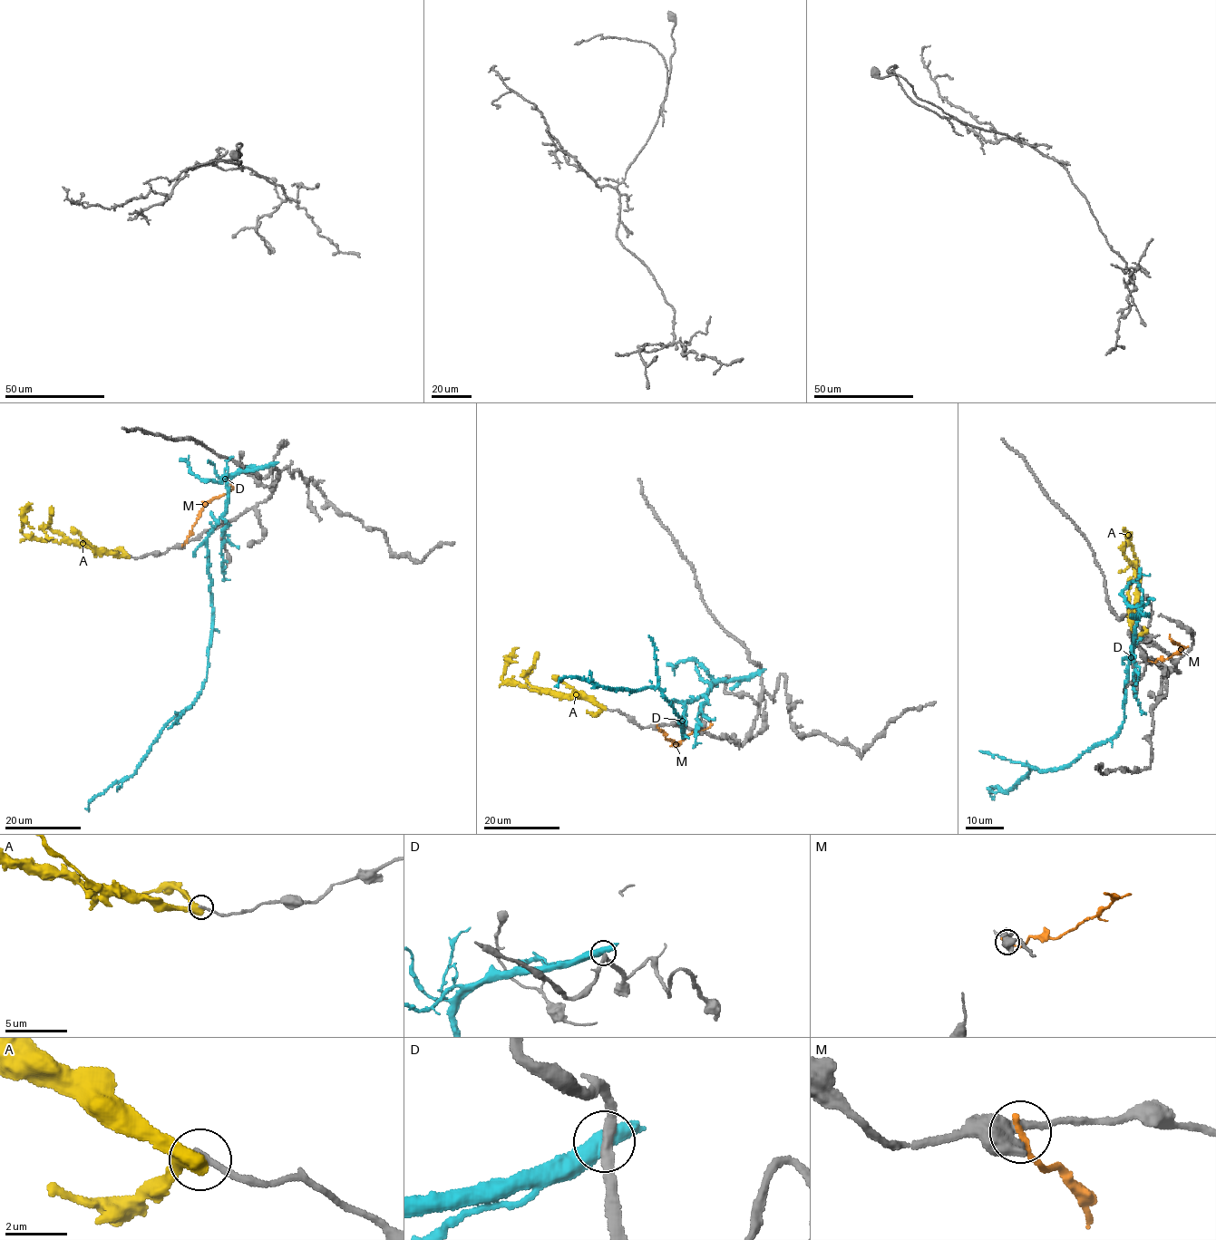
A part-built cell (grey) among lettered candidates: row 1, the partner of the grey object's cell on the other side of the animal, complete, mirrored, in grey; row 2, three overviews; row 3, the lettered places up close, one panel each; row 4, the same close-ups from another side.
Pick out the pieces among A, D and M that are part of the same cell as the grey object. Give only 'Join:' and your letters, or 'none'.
Join: none

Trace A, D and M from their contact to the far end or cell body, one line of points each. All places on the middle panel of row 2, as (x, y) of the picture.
A: (605, 708), (584, 698), (540, 692), (501, 679), (508, 658), (519, 647)
D: (760, 671), (724, 679), (685, 702), (683, 737), (678, 713), (657, 688), (611, 690), (574, 676), (554, 686)
M: (657, 726), (666, 737), (678, 743), (692, 732), (709, 727), (709, 720)

